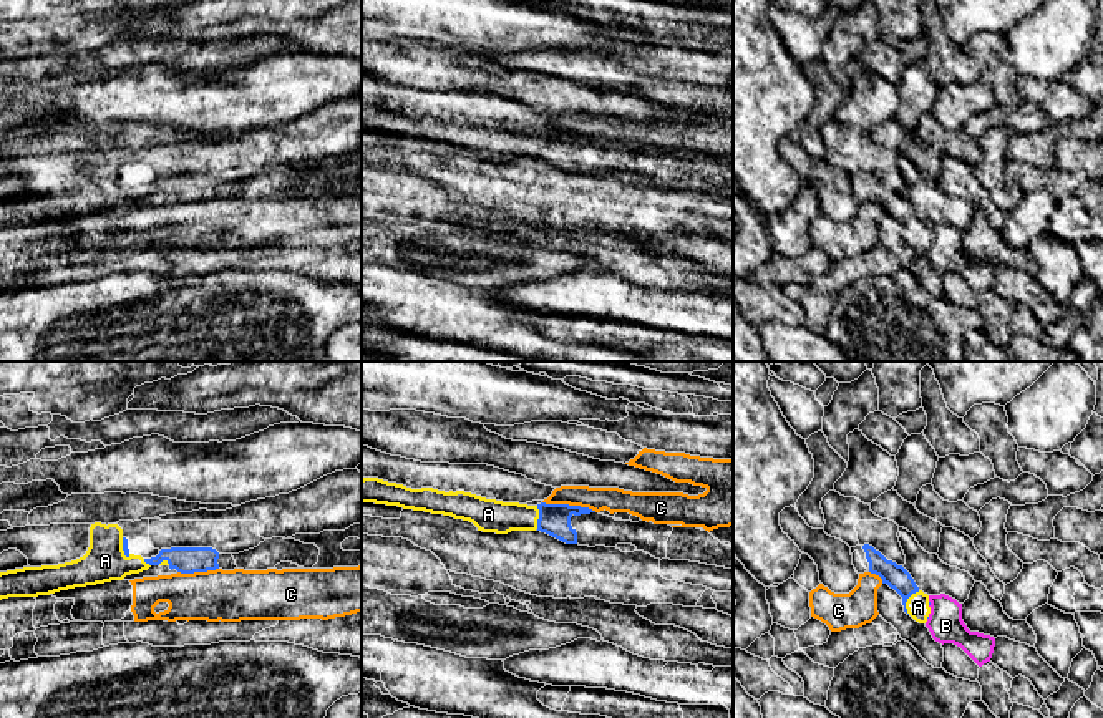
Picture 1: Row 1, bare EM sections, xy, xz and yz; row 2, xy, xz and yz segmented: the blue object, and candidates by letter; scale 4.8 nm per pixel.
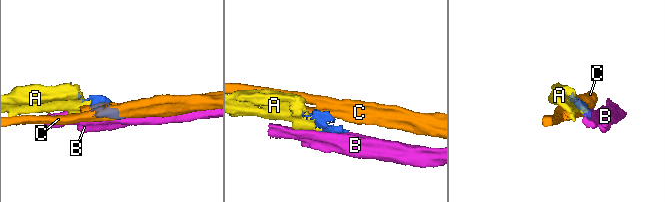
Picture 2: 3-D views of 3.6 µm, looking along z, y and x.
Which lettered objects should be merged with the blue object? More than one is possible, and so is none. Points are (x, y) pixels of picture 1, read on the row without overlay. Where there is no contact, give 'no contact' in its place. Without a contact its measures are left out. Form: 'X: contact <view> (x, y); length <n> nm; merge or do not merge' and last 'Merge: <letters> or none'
A: contact yz (906, 229); length 130 nm; merge
B: no contact; do not merge
C: contact xz (569, 135); length 260 nm; do not merge
Merge: A

